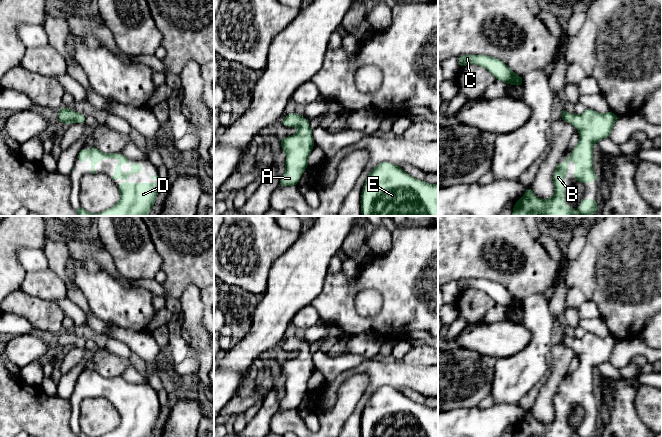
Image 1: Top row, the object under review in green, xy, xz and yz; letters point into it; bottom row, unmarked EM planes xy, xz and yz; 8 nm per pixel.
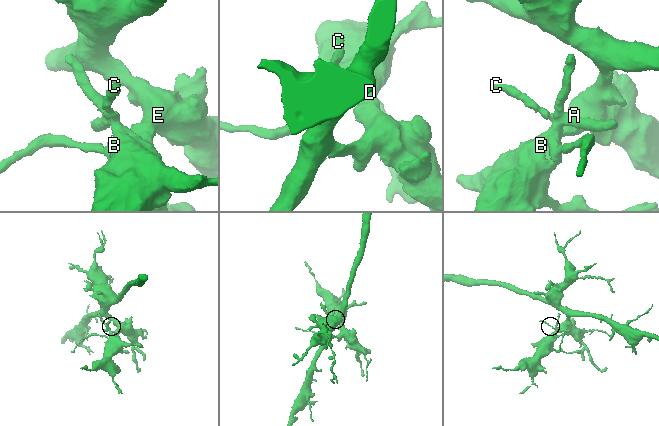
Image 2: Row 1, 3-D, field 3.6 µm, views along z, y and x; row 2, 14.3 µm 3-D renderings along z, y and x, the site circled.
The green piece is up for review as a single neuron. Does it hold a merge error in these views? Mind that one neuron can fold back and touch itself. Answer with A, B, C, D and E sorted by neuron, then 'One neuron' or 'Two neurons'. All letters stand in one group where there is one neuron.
Groups: A B C D E. One neuron

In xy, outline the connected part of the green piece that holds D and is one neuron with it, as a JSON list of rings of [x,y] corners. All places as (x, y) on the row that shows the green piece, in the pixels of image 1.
[[[120,183],[120,200],[101,213],[90,213],[81,206],[74,210],[78,216],[147,216],[153,208],[160,183]]]

